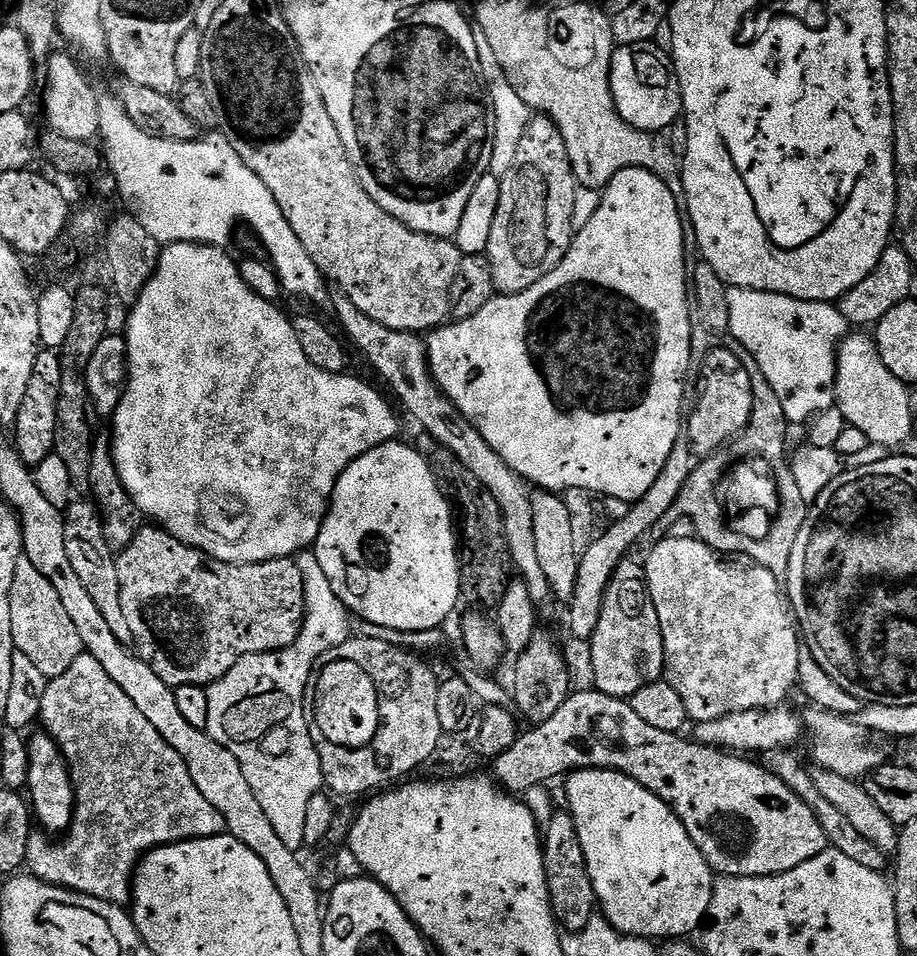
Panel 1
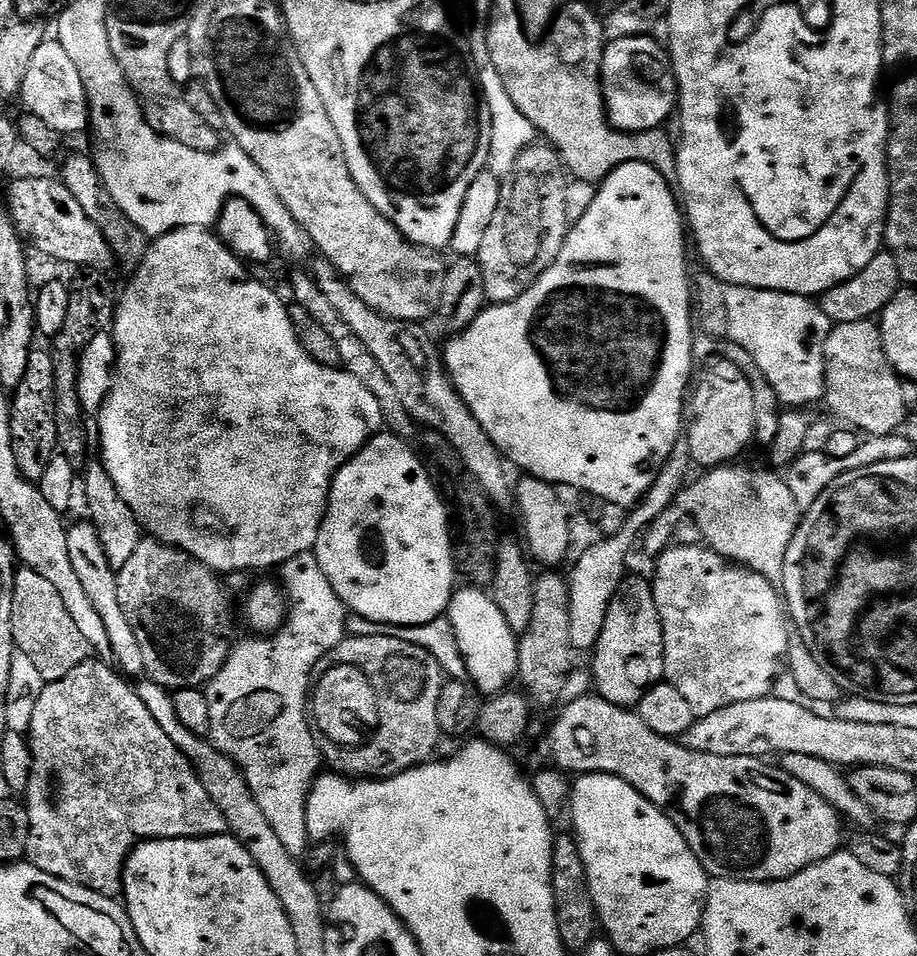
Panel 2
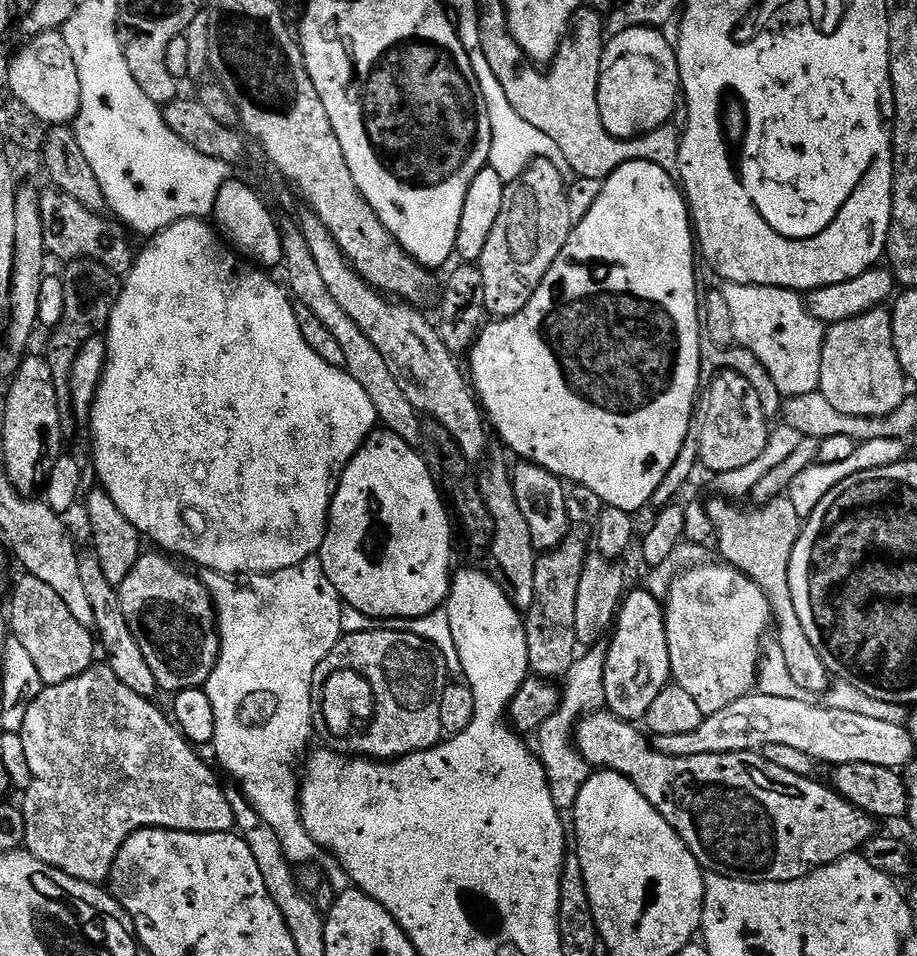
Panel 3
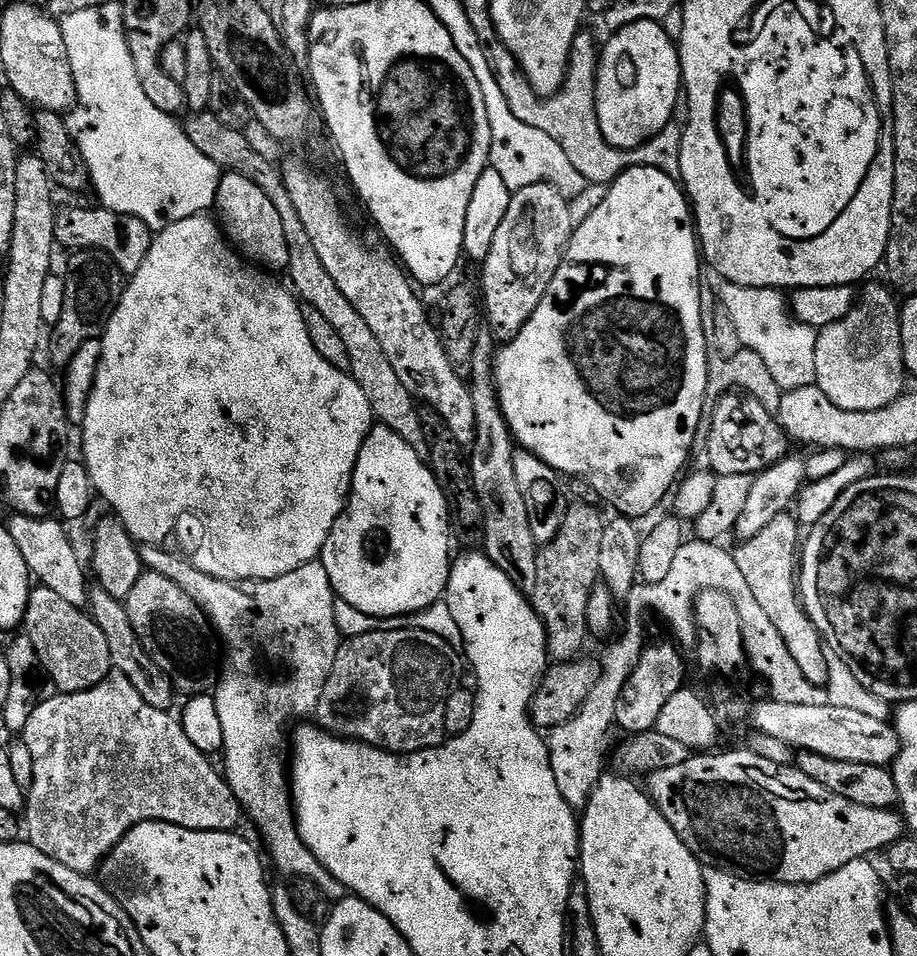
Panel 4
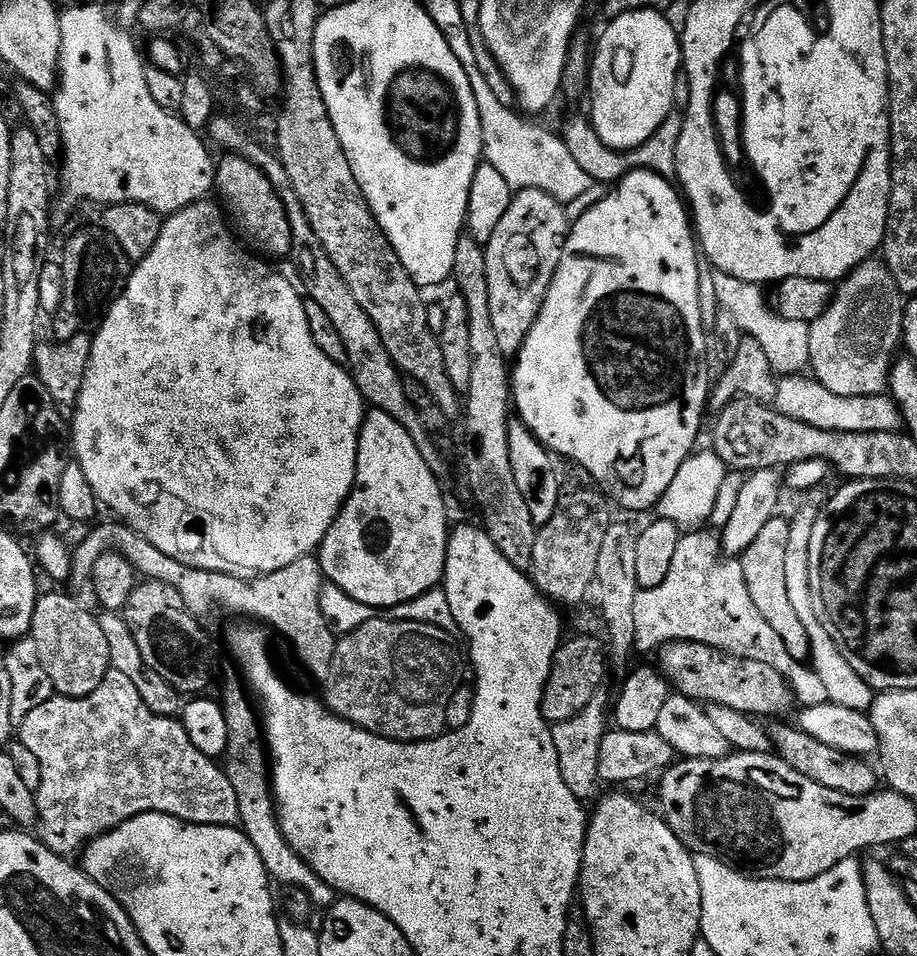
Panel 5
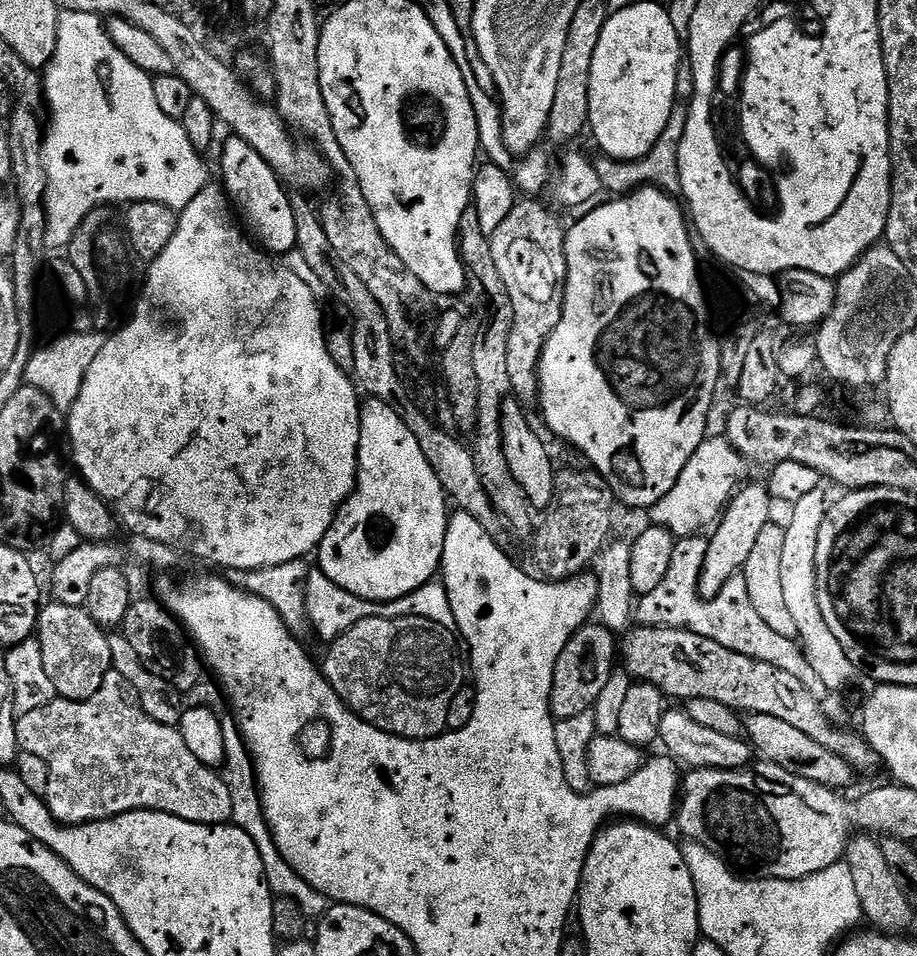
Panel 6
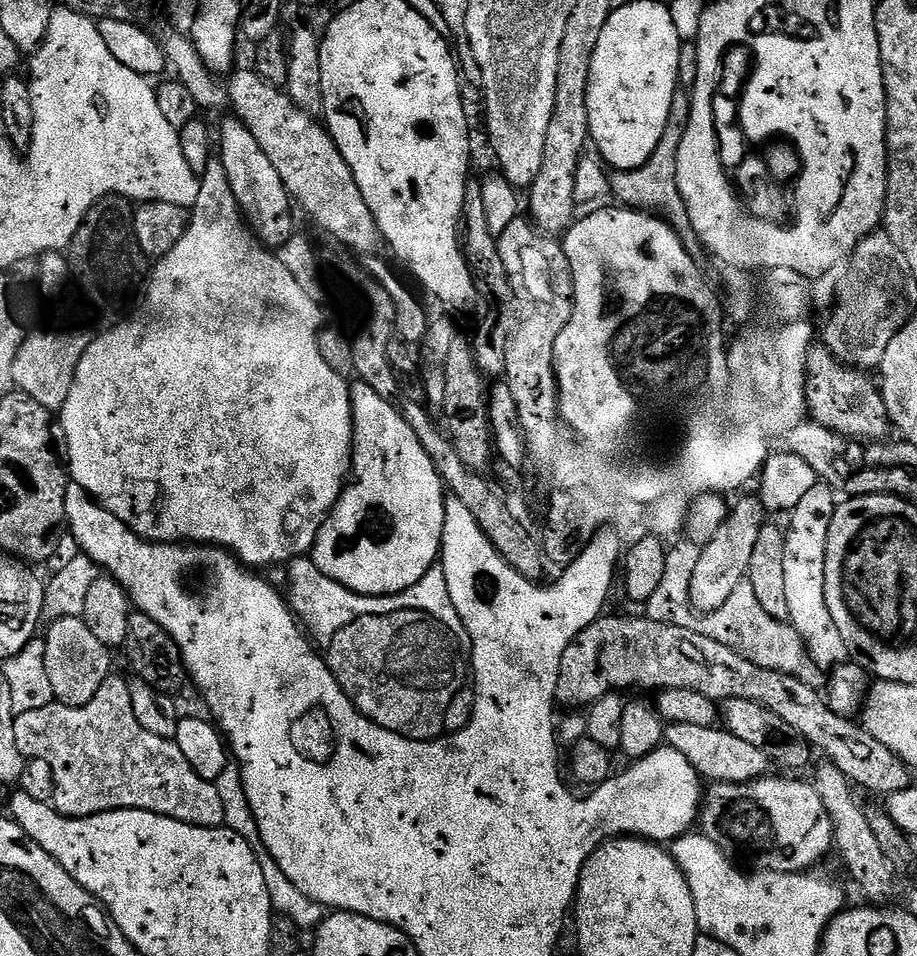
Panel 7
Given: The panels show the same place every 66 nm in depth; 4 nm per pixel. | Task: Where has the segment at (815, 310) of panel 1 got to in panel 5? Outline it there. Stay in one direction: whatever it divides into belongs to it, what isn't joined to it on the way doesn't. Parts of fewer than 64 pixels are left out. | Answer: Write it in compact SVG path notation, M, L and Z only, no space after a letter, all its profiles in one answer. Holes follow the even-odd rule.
M713 271L712 288L716 291L719 307L730 314L737 323L738 330L745 337L754 339L762 346L766 358L770 358L770 366L776 371L777 377L801 375L811 365L810 358L810 327L802 322L788 320L764 297L759 283L750 280L739 280L725 272Z

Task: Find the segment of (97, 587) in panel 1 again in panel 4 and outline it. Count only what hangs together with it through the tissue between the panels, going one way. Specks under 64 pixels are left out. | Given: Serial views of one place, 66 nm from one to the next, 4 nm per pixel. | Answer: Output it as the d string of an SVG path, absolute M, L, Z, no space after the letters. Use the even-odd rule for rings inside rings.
M96 586L89 591L87 607L90 609L92 621L98 626L98 630L102 630L102 638L106 638L111 667L128 680L130 686L138 690L138 694L142 694L142 702L155 708L171 709L173 707L172 696L174 697L172 684L148 661L148 655L138 642L138 634L134 634L134 626L130 626L130 618L124 609L124 601L106 594L106 590Z

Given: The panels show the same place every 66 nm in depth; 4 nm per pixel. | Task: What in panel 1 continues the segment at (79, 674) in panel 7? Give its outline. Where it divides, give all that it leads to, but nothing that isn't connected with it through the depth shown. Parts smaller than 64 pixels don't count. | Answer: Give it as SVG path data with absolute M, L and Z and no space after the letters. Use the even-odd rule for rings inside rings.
M27 558L20 560L14 569L14 587L10 589L10 626L17 652L30 658L30 662L34 662L46 677L66 674L74 658L84 652L82 638L78 638L78 629L74 622L70 622L70 614L66 614L58 590L54 590L38 570L34 570L34 562Z

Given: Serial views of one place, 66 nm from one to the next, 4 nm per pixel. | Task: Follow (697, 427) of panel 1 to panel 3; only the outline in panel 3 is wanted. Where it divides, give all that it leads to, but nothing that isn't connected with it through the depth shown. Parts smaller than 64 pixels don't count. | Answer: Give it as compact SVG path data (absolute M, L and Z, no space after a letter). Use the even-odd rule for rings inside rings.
M720 370L717 373L712 380L712 385L708 388L708 393L706 393L707 388L703 393L702 412L704 408L704 417L701 420L699 417L698 420L698 432L700 428L698 460L701 465L704 463L712 474L737 470L749 465L765 449L770 431L770 418L762 410L762 402L754 390L754 386L750 386L750 382L746 382L746 378L742 378L742 374L737 372Z

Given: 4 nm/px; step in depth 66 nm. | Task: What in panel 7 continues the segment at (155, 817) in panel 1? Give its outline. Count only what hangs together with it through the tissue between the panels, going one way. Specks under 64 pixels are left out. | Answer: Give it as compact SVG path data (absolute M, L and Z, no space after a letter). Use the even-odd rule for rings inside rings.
M108 675L98 694L94 694L86 706L75 708L54 702L50 706L42 706L42 710L30 710L17 716L14 722L14 738L24 757L50 762L57 789L72 788L72 804L59 805L58 811L63 816L82 818L119 808L137 808L194 826L221 827L224 824L224 811L215 783L194 774L194 766L186 762L175 740L158 738L158 734L150 734L150 730L145 730L138 723L138 718L134 718L134 706L130 706L128 680L116 675Z

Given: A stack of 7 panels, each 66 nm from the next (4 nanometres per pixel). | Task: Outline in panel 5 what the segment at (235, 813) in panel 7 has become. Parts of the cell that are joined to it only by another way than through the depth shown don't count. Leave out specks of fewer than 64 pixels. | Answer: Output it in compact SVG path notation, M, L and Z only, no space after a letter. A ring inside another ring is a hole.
M232 680L224 688L222 703L224 706L224 721L228 735L228 750L223 757L222 764L230 778L230 786L234 786L234 794L238 798L239 827L250 838L250 842L258 850L258 858L262 858L262 866L266 866L269 877L277 885L285 884L288 888L297 888L299 894L313 909L327 910L336 903L338 893L286 842L280 829L280 819L276 816L276 797L272 790L270 775L270 756L266 751L265 741L262 739L262 728L258 723L258 716L252 713L252 704L244 697L245 689Z

